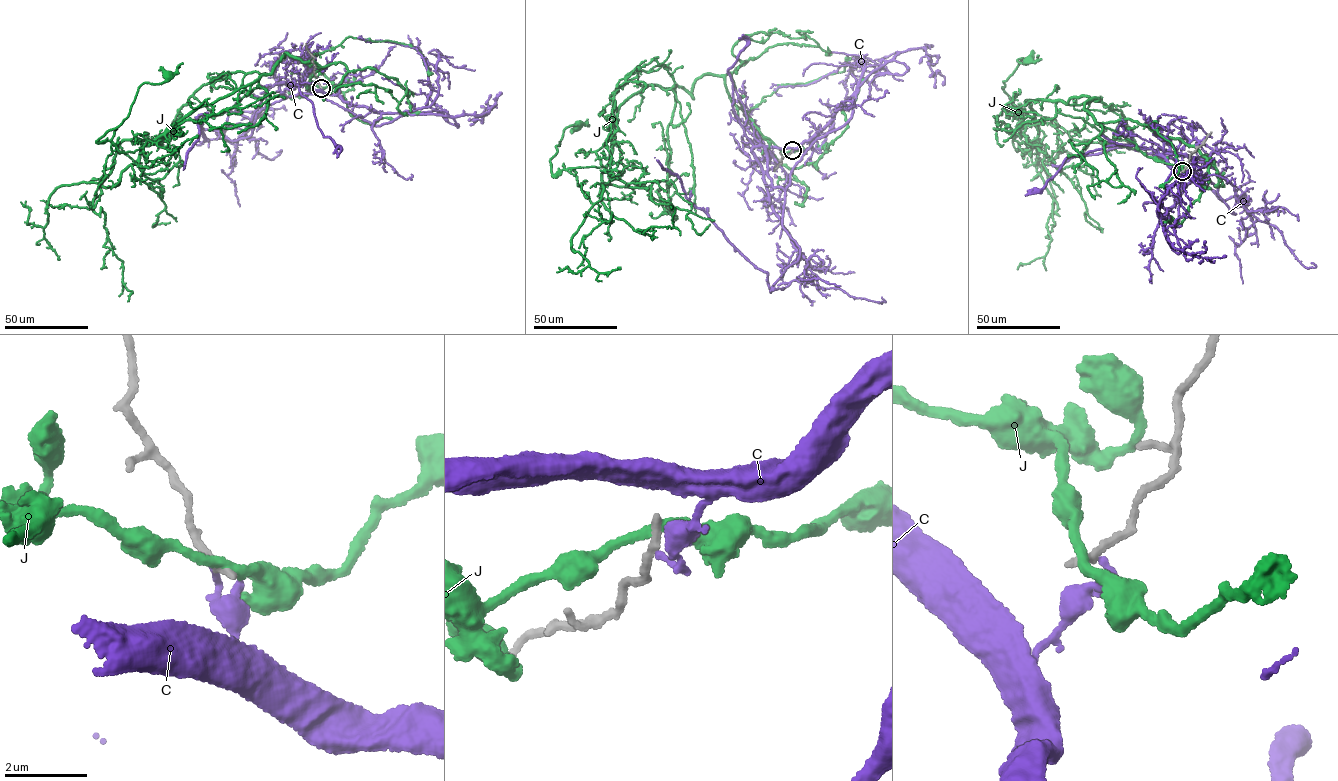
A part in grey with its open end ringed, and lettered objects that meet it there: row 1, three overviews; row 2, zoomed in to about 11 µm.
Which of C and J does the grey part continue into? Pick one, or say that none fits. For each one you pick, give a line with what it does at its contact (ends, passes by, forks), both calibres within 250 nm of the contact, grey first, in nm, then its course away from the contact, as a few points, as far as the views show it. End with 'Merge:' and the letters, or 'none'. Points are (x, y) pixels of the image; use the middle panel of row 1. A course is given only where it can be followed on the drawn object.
Merge: none

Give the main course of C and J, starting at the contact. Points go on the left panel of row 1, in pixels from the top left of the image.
C: (320, 87), (286, 88), (238, 140), (202, 128), (206, 140), (198, 120), (183, 170)
J: (321, 87), (307, 88), (328, 65), (286, 53), (133, 152), (97, 141), (140, 85), (167, 75)

